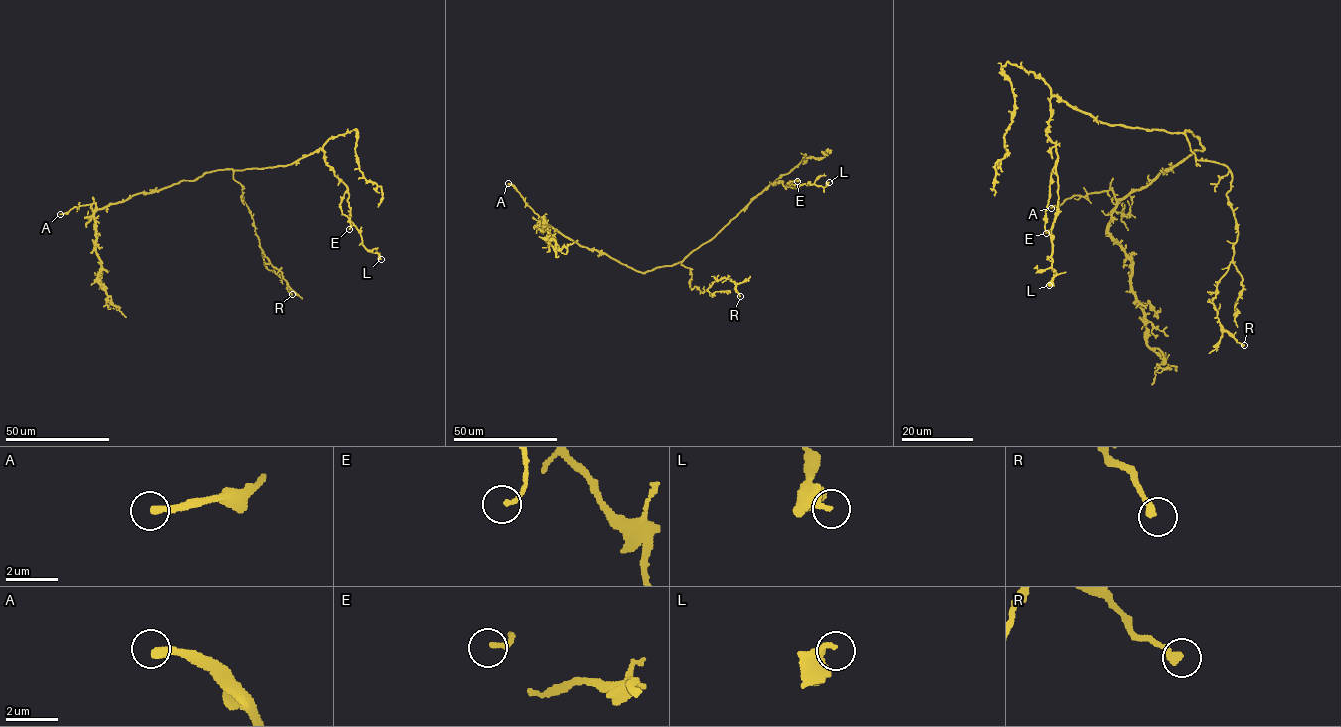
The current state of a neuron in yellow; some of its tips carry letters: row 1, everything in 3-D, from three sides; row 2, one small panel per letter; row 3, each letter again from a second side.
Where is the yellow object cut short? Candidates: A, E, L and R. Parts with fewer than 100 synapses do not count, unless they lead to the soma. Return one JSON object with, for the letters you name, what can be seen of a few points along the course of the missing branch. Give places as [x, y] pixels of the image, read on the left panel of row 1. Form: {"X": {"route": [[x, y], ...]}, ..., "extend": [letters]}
{"A": {"route": [[60, 214], [55, 215], [46, 230]]}, "extend": ["A"]}

